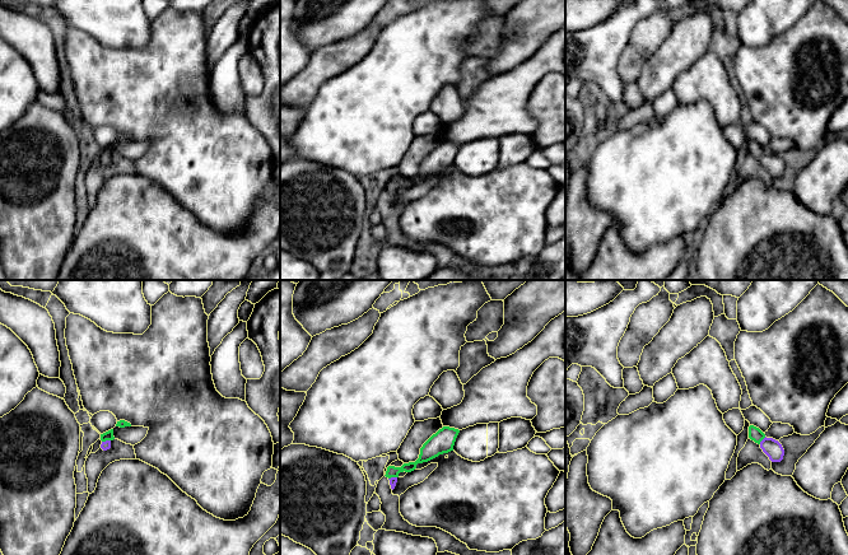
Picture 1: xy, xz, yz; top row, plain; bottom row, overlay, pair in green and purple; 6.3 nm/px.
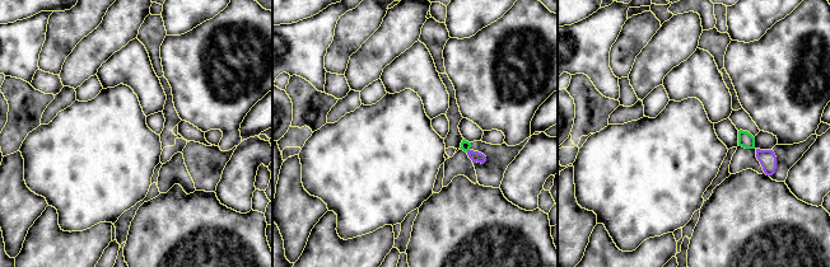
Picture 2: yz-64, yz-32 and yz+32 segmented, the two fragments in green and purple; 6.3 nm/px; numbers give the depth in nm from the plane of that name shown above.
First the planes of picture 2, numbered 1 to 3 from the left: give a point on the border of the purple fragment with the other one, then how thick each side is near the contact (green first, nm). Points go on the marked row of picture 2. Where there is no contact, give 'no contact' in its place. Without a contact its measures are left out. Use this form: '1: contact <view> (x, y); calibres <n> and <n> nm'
1: no contact
2: contact yz-32 (467, 150); calibres 60 and 70 nm
3: no contact

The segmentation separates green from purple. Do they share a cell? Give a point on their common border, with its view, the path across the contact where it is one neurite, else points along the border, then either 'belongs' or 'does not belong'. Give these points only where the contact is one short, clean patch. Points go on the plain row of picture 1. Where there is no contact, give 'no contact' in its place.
contact yz (762, 154); way yz (755, 149), (762, 154), (770, 162); belongs

